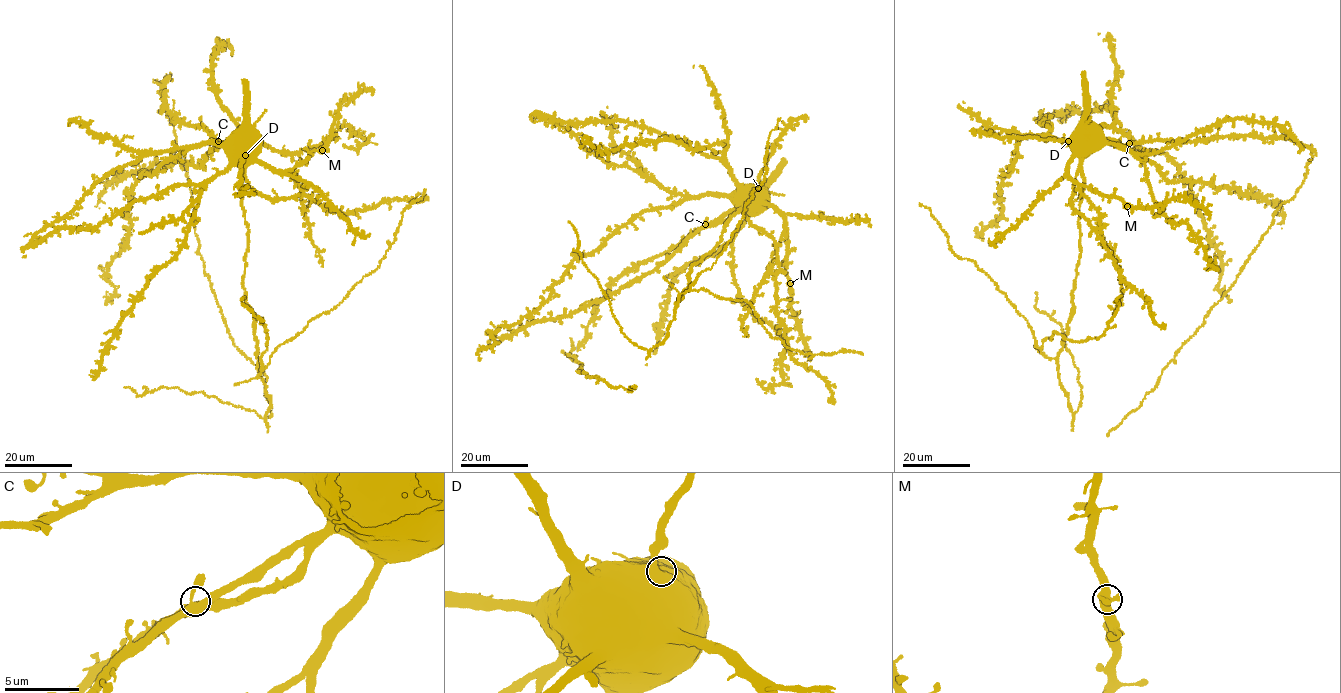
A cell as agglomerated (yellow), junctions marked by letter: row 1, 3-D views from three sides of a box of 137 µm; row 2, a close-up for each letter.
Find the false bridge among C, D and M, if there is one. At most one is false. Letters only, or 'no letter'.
no letter

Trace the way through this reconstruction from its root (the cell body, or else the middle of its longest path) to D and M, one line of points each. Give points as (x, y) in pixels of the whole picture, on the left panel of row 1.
D: (219, 141), (234, 143), (240, 157), (245, 155)
M: (219, 141), (221, 144), (236, 142), (248, 148), (254, 160), (286, 171), (305, 160), (314, 149), (322, 150)

